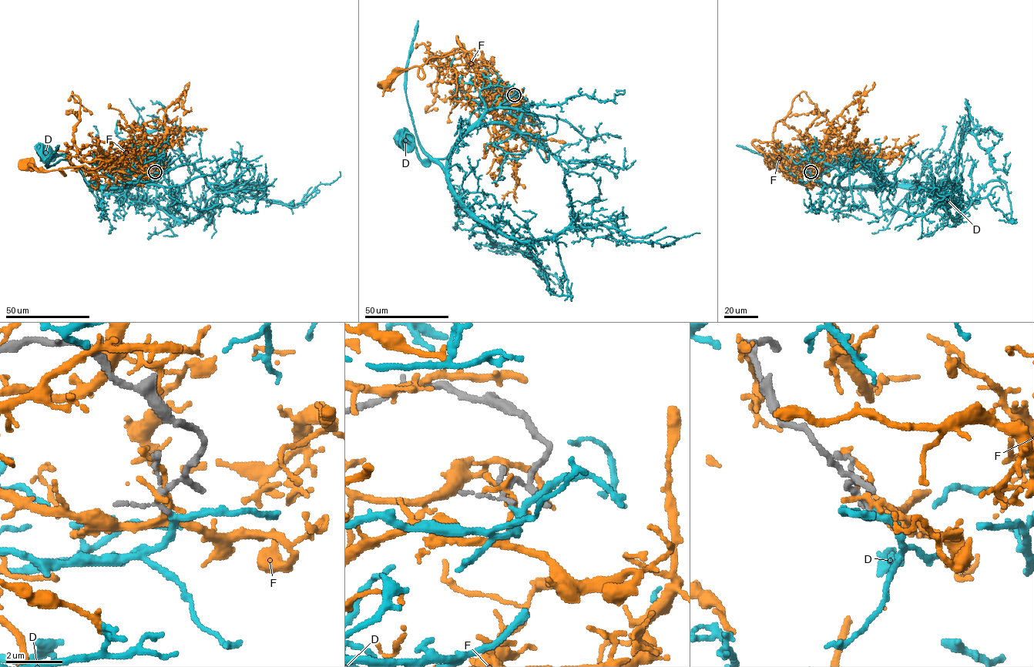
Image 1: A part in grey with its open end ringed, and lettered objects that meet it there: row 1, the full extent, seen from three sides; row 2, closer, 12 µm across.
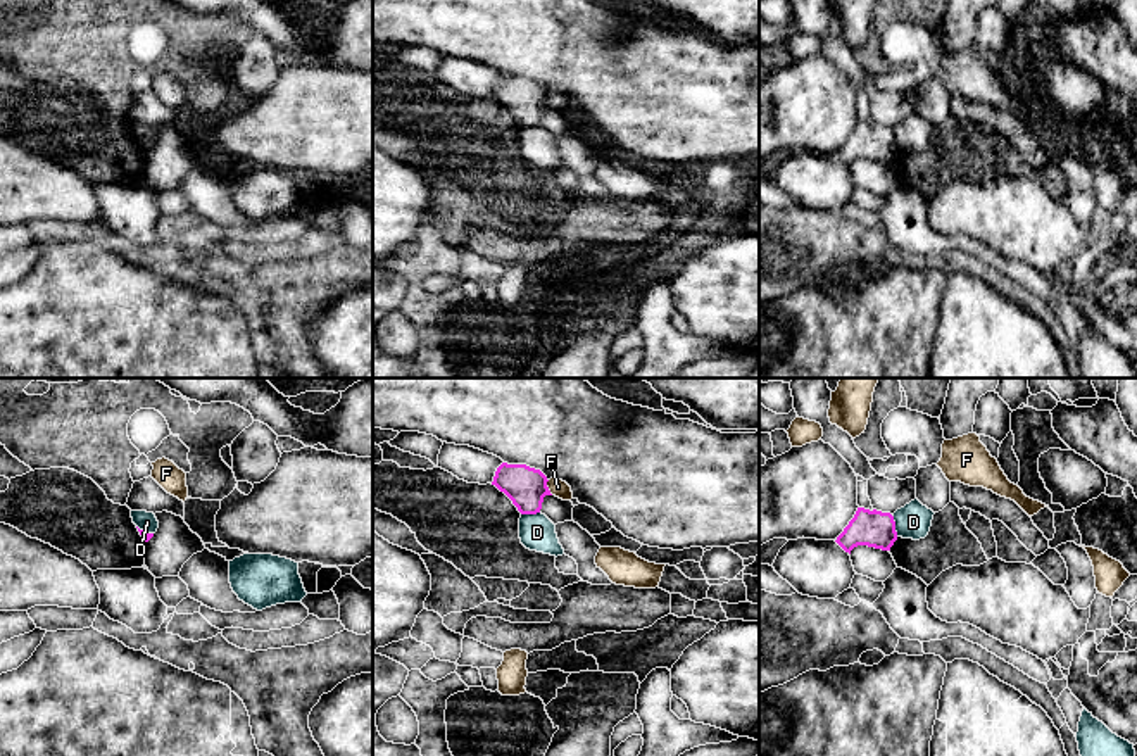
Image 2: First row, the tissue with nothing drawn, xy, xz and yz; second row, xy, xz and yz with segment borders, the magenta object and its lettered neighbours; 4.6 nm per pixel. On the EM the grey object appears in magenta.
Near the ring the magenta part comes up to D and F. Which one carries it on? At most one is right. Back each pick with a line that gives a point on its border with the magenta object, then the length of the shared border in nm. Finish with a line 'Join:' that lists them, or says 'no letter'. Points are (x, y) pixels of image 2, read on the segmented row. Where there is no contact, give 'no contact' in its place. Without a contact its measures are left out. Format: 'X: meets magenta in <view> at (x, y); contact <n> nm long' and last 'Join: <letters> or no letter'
Join: no letter

